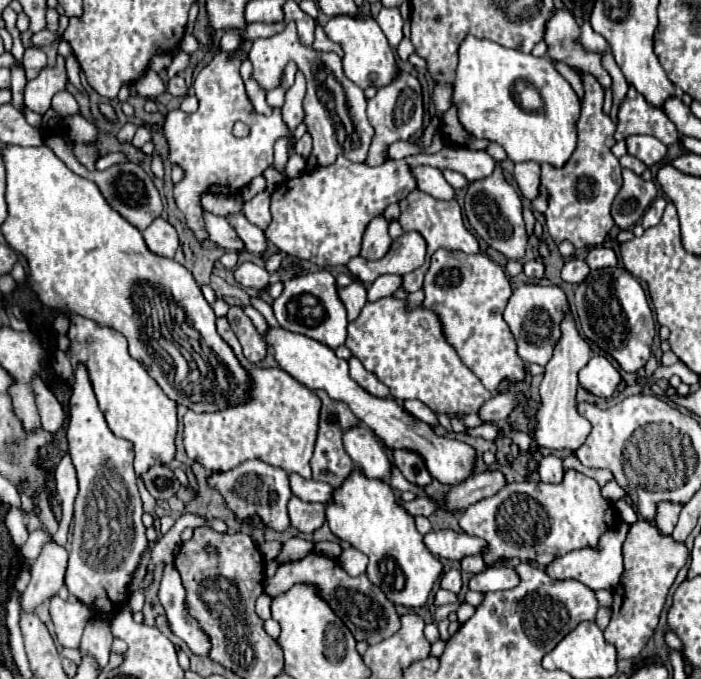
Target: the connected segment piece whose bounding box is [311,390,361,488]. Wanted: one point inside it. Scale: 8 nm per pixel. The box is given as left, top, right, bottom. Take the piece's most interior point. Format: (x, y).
(330, 463)

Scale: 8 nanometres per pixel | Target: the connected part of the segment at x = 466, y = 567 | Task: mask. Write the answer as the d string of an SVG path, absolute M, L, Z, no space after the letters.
M469 556L469 558L461 560L461 568L467 574L479 574L479 572L483 572L487 568L487 564L483 562L481 556Z

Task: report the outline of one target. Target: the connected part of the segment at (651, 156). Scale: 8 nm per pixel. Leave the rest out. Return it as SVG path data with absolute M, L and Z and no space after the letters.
M629 136L627 138L627 150L631 156L639 158L643 164L653 166L663 162L665 154L667 154L667 146L661 144L661 140L657 140L655 136Z

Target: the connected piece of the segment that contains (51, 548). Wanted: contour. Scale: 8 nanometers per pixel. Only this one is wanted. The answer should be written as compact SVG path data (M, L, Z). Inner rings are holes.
M53 542L47 544L39 554L39 558L35 560L31 570L31 582L27 584L21 596L23 612L33 614L39 604L57 594L59 588L63 586L65 570L67 570L67 550Z

